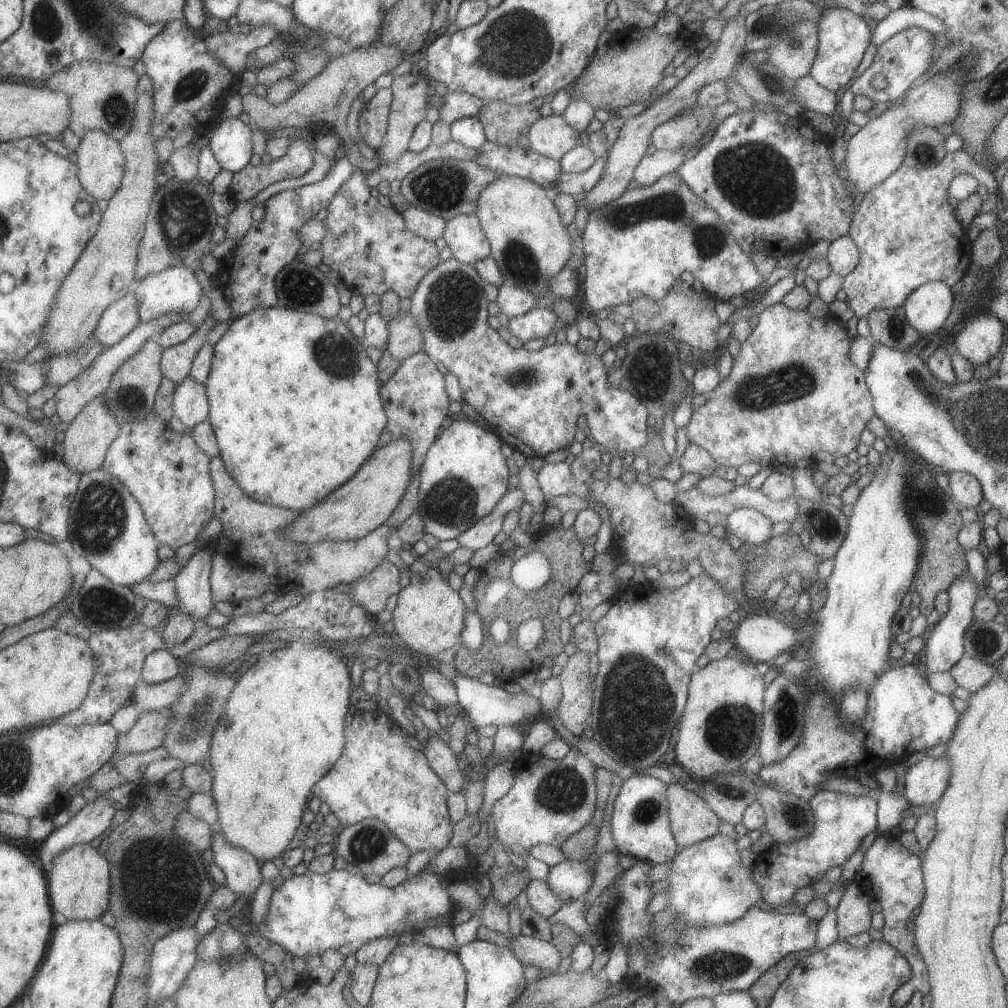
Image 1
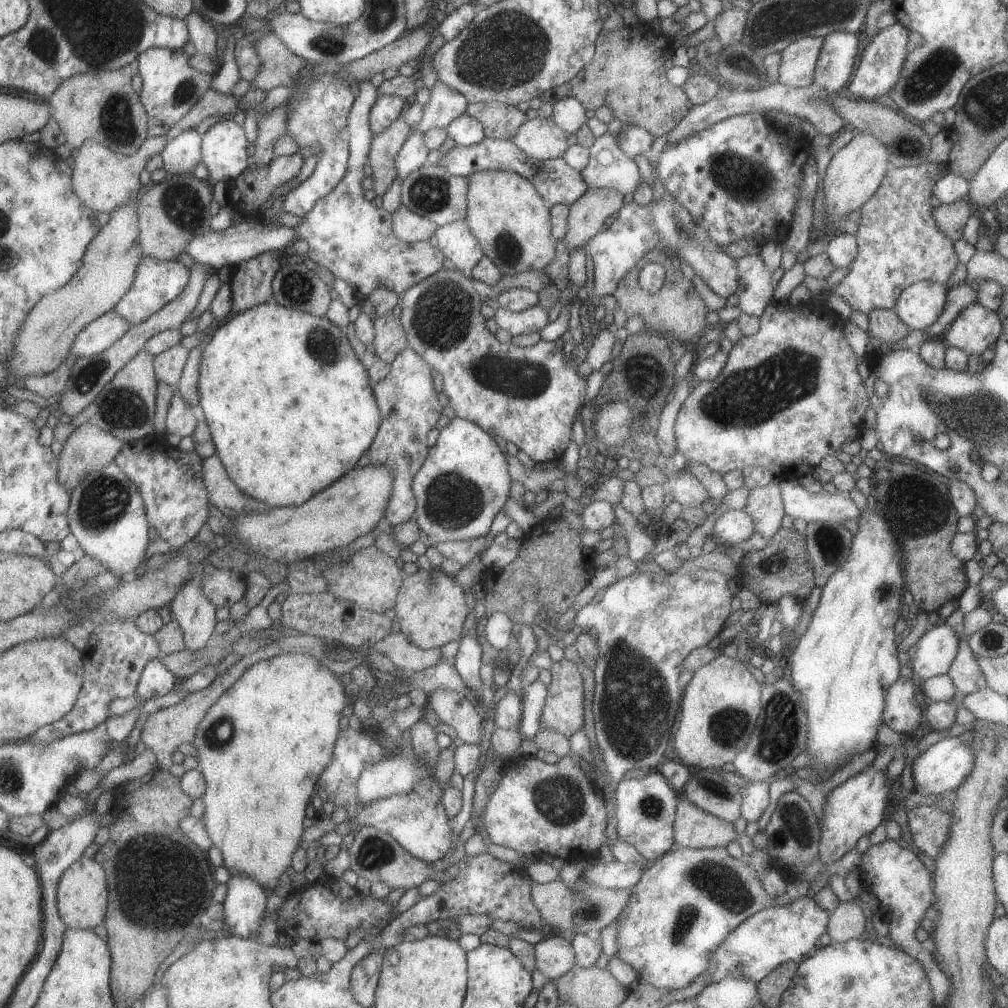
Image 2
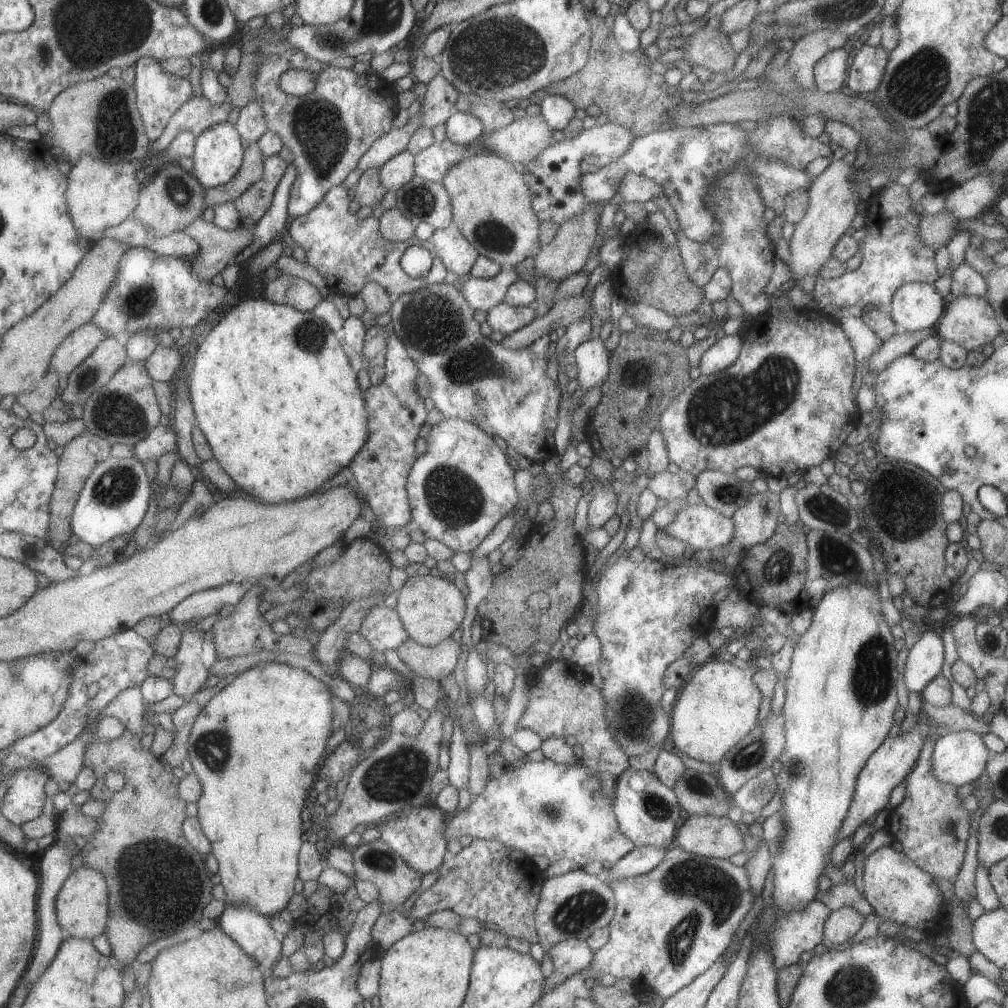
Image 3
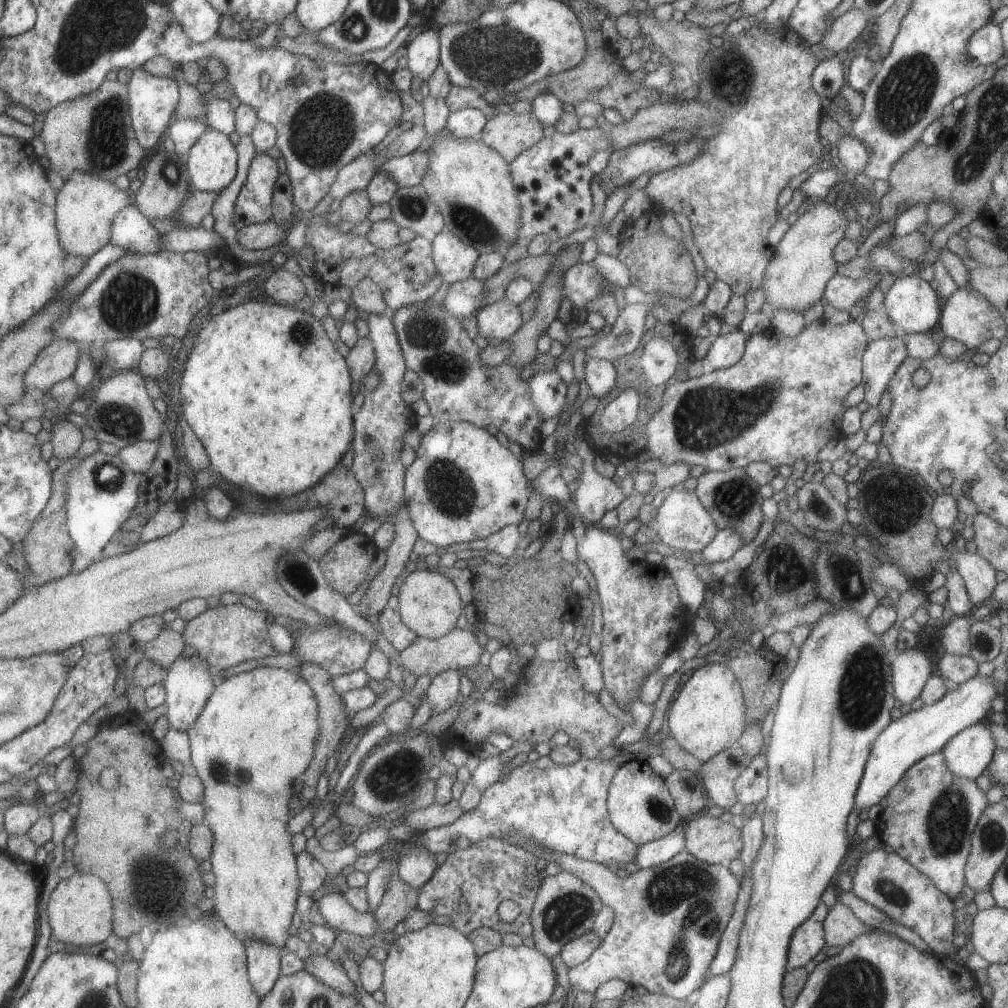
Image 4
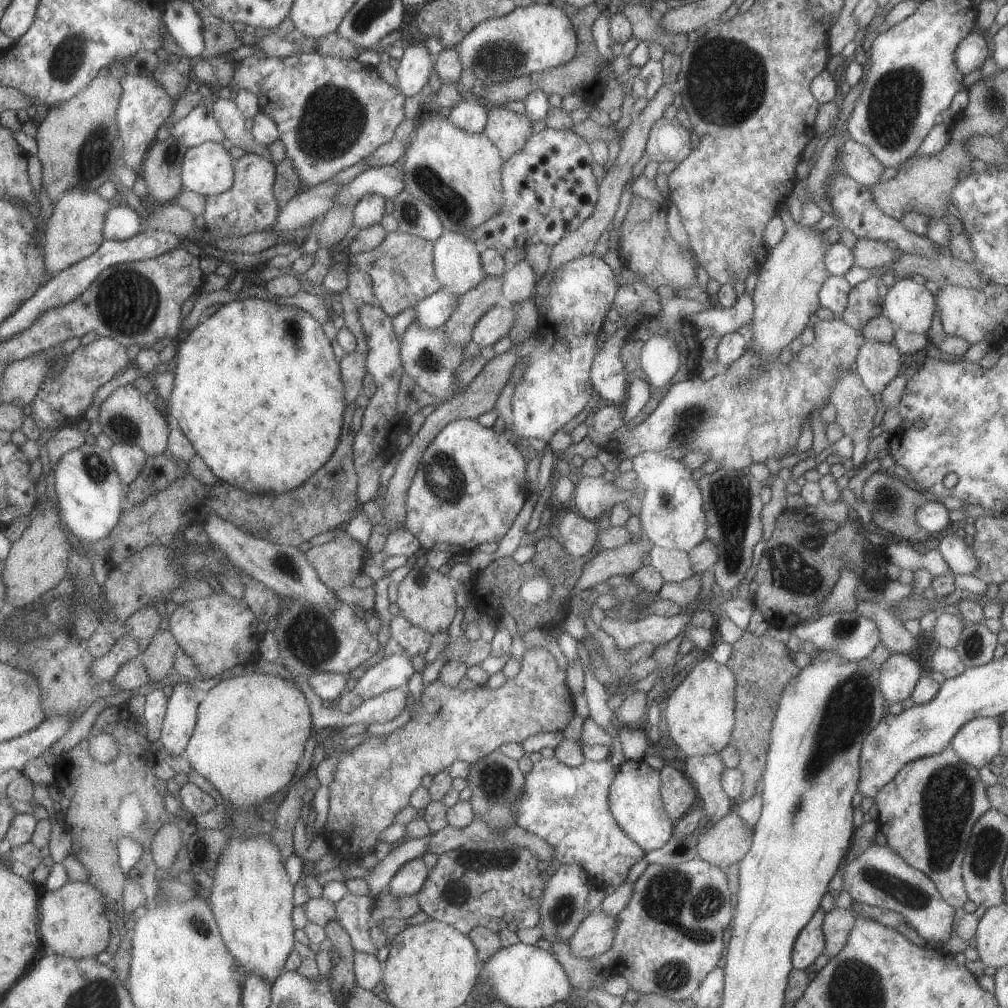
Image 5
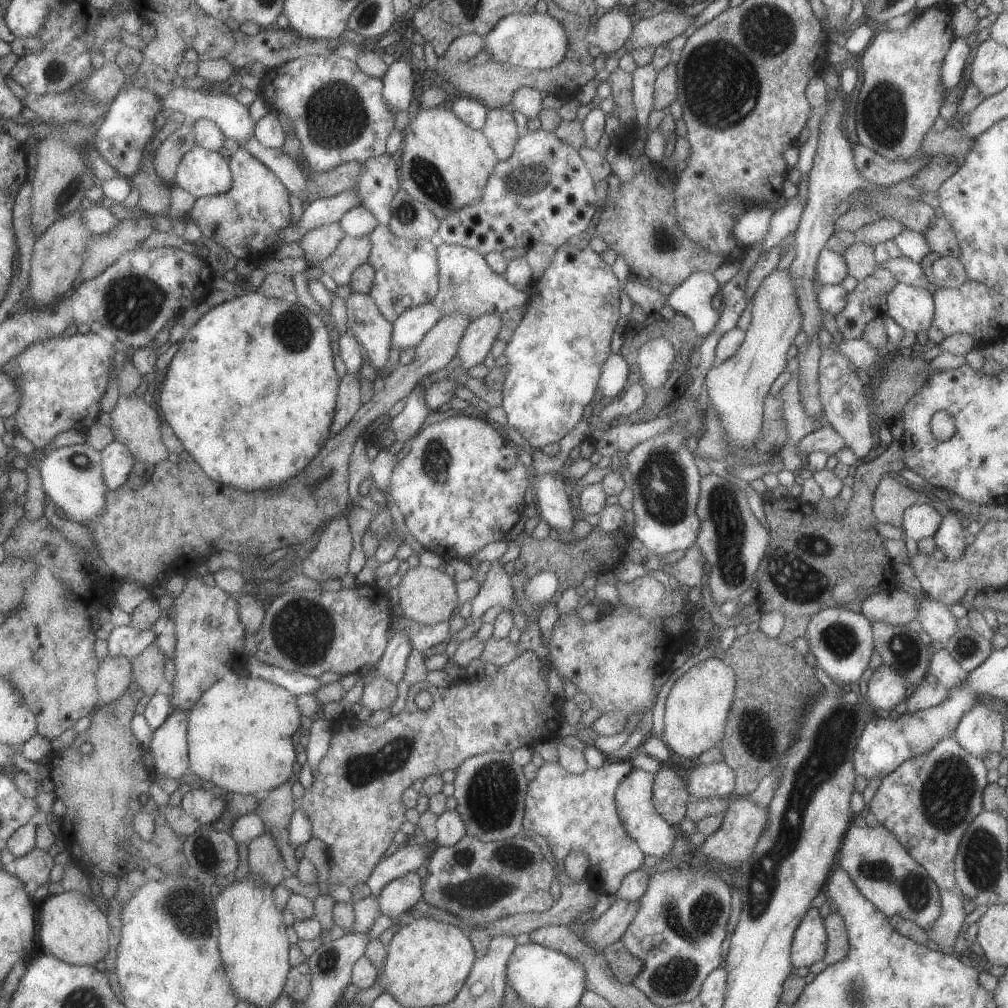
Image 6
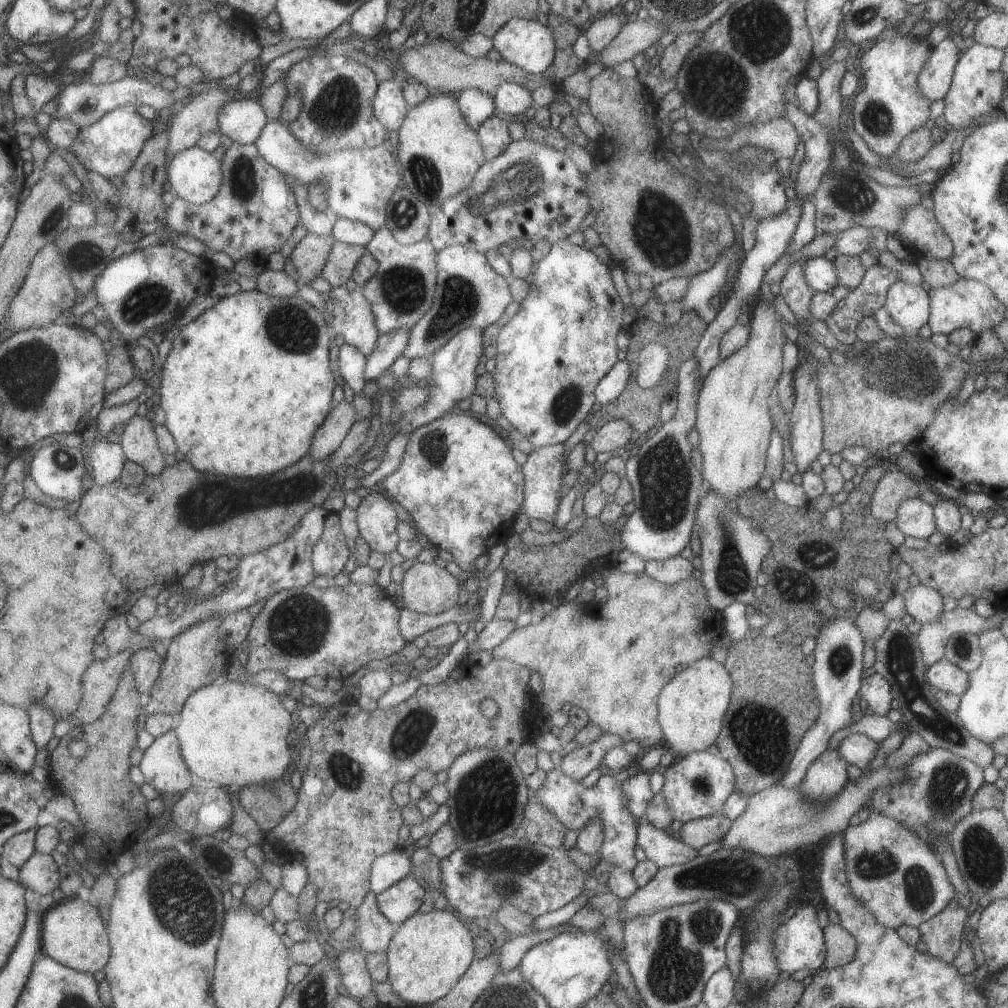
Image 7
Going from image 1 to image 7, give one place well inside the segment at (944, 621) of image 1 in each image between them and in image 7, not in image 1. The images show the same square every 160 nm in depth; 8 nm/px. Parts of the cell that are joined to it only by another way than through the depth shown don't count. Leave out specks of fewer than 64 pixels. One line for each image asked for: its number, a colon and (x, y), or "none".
2: (936, 648)
3: (923, 661)
4: (910, 669)
5: (899, 672)
6: (885, 688)
7: (875, 693)

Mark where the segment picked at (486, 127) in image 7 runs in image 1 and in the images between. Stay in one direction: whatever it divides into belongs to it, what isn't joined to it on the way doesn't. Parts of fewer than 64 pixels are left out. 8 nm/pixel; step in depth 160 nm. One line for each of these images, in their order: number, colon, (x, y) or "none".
1: (551, 136)
2: (540, 138)
3: (521, 141)
4: (509, 134)
5: (508, 131)
6: (499, 128)

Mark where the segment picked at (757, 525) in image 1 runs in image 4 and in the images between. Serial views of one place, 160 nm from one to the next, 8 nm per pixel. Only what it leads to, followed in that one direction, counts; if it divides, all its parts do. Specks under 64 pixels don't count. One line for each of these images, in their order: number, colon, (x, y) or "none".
2: (732, 526)
3: (700, 527)
4: (681, 522)

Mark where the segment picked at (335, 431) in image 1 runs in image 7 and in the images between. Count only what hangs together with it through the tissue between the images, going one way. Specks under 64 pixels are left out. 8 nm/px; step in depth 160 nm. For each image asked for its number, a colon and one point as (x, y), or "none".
2: (289, 408)
3: (271, 388)
4: (245, 361)
5: (257, 391)
6: (250, 393)
7: (245, 386)

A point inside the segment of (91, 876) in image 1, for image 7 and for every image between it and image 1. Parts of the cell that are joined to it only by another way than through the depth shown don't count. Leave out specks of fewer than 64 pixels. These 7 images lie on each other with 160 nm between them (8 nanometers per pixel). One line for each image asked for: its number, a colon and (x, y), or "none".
2: (81, 895)
3: (81, 905)
4: (79, 908)
5: (71, 923)
6: (71, 926)
7: (72, 933)

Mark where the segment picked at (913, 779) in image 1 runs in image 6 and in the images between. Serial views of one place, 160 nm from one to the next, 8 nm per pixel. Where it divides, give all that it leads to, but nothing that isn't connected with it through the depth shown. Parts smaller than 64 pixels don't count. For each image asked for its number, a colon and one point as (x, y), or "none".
2: (940, 769)
3: (959, 757)
4: (966, 754)
5: (977, 741)
6: (979, 731)

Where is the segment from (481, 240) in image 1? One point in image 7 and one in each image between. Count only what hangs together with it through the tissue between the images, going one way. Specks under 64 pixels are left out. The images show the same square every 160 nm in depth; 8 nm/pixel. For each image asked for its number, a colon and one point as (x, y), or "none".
2: (456, 242)
3: (455, 252)
4: (454, 261)
5: (457, 266)
6: (465, 282)
7: (468, 294)

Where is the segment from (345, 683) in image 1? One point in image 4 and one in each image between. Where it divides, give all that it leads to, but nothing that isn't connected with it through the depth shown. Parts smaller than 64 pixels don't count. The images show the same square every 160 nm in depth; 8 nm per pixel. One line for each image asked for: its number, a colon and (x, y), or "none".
2: (261, 746)
3: (255, 747)
4: (256, 733)

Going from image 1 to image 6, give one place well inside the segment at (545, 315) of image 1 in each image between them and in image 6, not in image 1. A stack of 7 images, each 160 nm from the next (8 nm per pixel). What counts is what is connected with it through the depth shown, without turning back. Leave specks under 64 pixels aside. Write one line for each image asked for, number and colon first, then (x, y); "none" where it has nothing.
2: (533, 319)
3: (505, 318)
4: (500, 319)
5: (494, 324)
6: (481, 332)

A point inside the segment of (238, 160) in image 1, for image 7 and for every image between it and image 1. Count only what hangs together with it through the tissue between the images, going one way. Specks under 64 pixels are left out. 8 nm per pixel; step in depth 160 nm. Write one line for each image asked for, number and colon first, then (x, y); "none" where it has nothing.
2: (223, 152)
3: (217, 156)
4: (211, 162)
5: (207, 169)
6: (201, 172)
7: (194, 175)

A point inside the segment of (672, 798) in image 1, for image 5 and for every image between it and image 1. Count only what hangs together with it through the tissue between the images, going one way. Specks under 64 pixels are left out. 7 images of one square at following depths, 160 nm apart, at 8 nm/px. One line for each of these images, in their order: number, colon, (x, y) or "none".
2: (693, 828)
3: (711, 837)
4: (708, 839)
5: (725, 841)

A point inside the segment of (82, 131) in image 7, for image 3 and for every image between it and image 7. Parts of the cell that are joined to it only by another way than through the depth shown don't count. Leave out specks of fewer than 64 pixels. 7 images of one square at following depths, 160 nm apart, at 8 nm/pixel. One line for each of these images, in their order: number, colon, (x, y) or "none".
3: (159, 94)
4: (151, 99)
5: (143, 106)
6: (126, 128)

